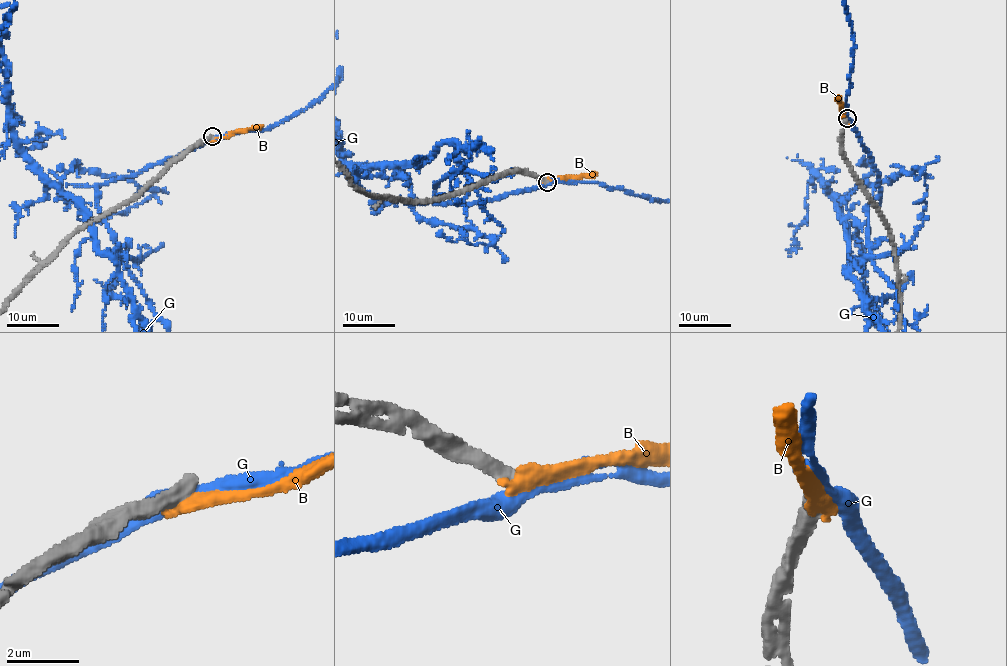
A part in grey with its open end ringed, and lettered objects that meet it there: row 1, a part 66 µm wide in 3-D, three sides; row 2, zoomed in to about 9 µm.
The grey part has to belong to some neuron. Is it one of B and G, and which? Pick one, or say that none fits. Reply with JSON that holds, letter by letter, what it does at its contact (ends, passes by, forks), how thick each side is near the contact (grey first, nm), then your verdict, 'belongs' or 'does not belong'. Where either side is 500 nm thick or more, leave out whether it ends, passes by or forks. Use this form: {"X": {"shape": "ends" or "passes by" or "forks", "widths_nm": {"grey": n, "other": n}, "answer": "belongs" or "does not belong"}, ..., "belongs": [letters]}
{"B": {"widths_nm": {"grey": 500, "other": 480}, "answer": "does not belong"}, "G": {"shape": "passes by", "widths_nm": {"grey": 460, "other": 400}, "answer": "does not belong"}, "belongs": []}

